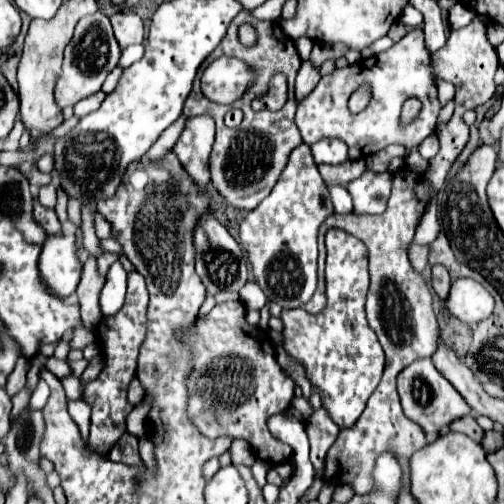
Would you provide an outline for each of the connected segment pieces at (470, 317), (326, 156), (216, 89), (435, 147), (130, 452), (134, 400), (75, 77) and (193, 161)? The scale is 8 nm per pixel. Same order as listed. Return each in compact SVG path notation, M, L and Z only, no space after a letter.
M459 278L453 282L447 308L449 312L469 324L477 324L493 314L493 296L475 280Z
M319 140L317 144L311 146L313 158L317 164L343 164L349 160L347 156L347 146L341 140Z
M217 58L205 68L201 90L213 102L233 104L243 96L247 82L251 82L251 70L245 62L237 58Z
M431 134L431 136L427 136L423 142L421 142L421 156L425 158L425 160L431 160L431 158L435 158L437 154L439 154L439 140L437 140L437 134Z
M123 434L117 444L111 448L109 458L113 462L125 462L129 466L141 466L139 450L137 450L137 438L131 434Z
M133 378L133 382L129 384L129 404L137 406L141 400L143 400L143 388L141 388L139 380Z
M97 10L95 14L81 18L79 24L75 26L73 40L65 48L65 58L63 58L63 72L57 78L55 84L55 102L59 108L73 106L79 100L95 94L101 90L101 84L105 82L107 74L117 66L121 56L121 48L113 36L113 28L109 18Z
M209 116L187 118L185 128L173 146L185 172L197 188L209 186L209 152L215 138L215 122Z

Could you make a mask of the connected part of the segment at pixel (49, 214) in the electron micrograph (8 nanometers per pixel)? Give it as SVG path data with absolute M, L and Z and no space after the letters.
M35 204L35 220L45 228L47 234L59 234L61 232L61 224L57 220L57 214L51 208Z

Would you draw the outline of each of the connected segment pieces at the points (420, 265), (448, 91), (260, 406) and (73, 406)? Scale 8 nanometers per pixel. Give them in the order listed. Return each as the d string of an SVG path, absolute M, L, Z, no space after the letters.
M411 244L411 246L409 246L409 262L411 262L411 266L413 266L413 270L415 270L417 274L423 274L423 270L427 268L429 252L431 252L431 246L419 246L419 244Z
M439 81L438 84L438 99L441 106L445 106L450 100L454 98L455 88L450 82Z
M241 302L217 304L205 320L197 318L189 332L195 352L195 370L189 378L189 416L207 438L233 436L251 442L257 458L271 464L287 462L291 448L273 438L267 420L277 412L285 412L293 400L295 382L281 370L269 336L249 326L245 306Z
M85 400L69 402L69 416L77 422L84 444L87 445L89 436L89 418L91 418L91 406Z

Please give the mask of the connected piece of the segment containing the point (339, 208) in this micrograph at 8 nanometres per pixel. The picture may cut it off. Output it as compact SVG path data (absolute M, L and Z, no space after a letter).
M329 186L329 194L331 194L331 202L337 214L349 214L353 210L351 194L347 192L345 186Z

